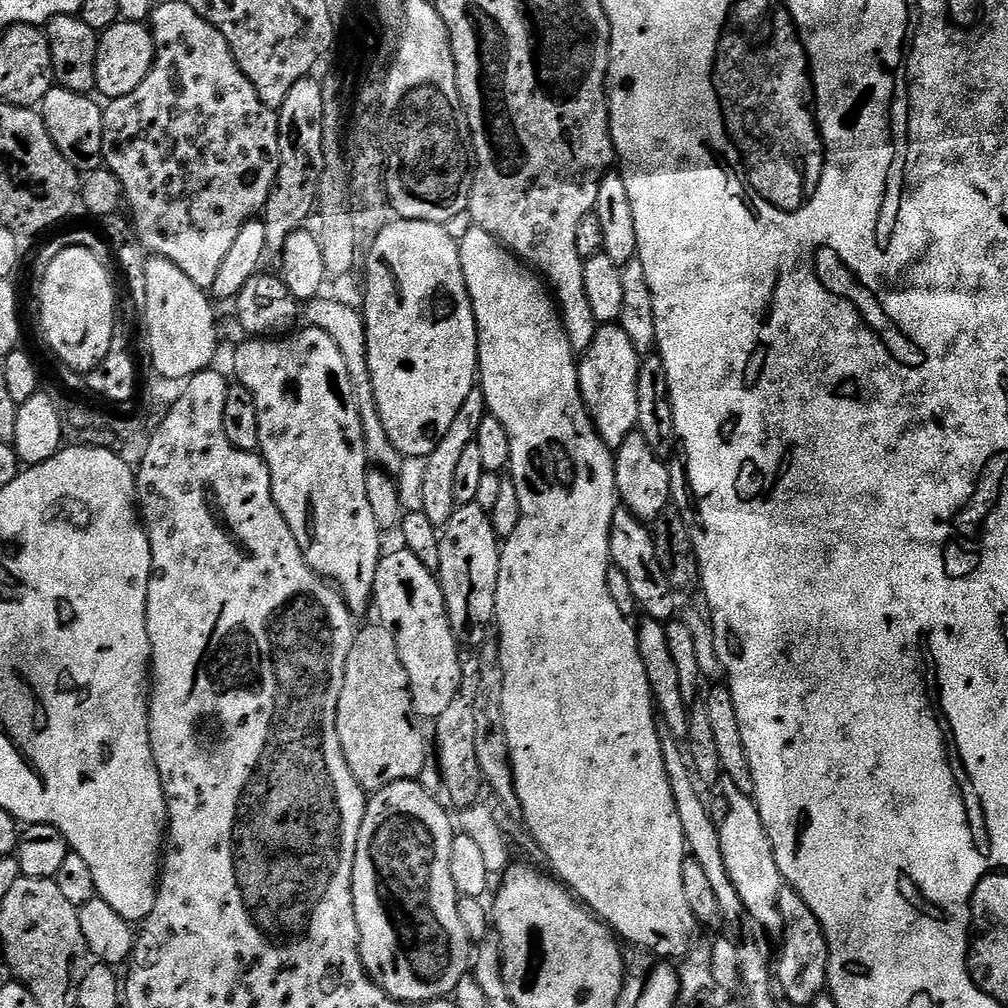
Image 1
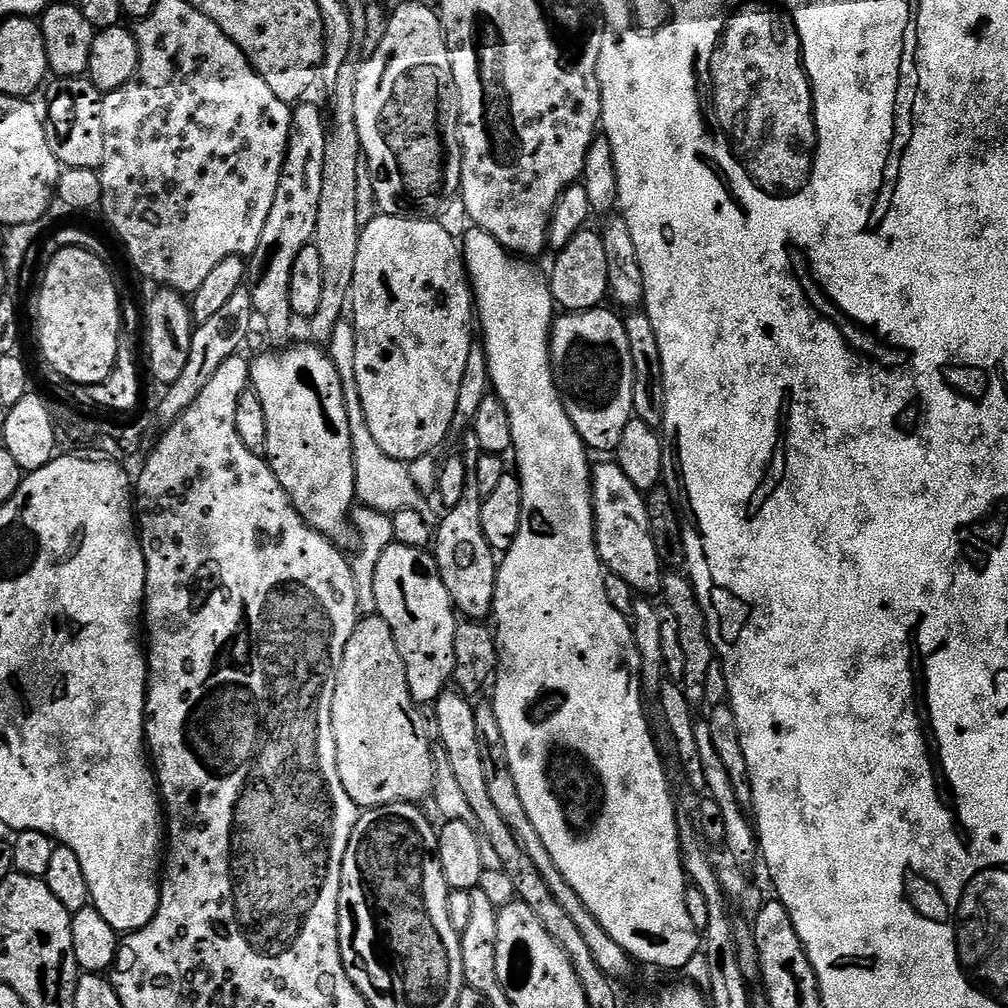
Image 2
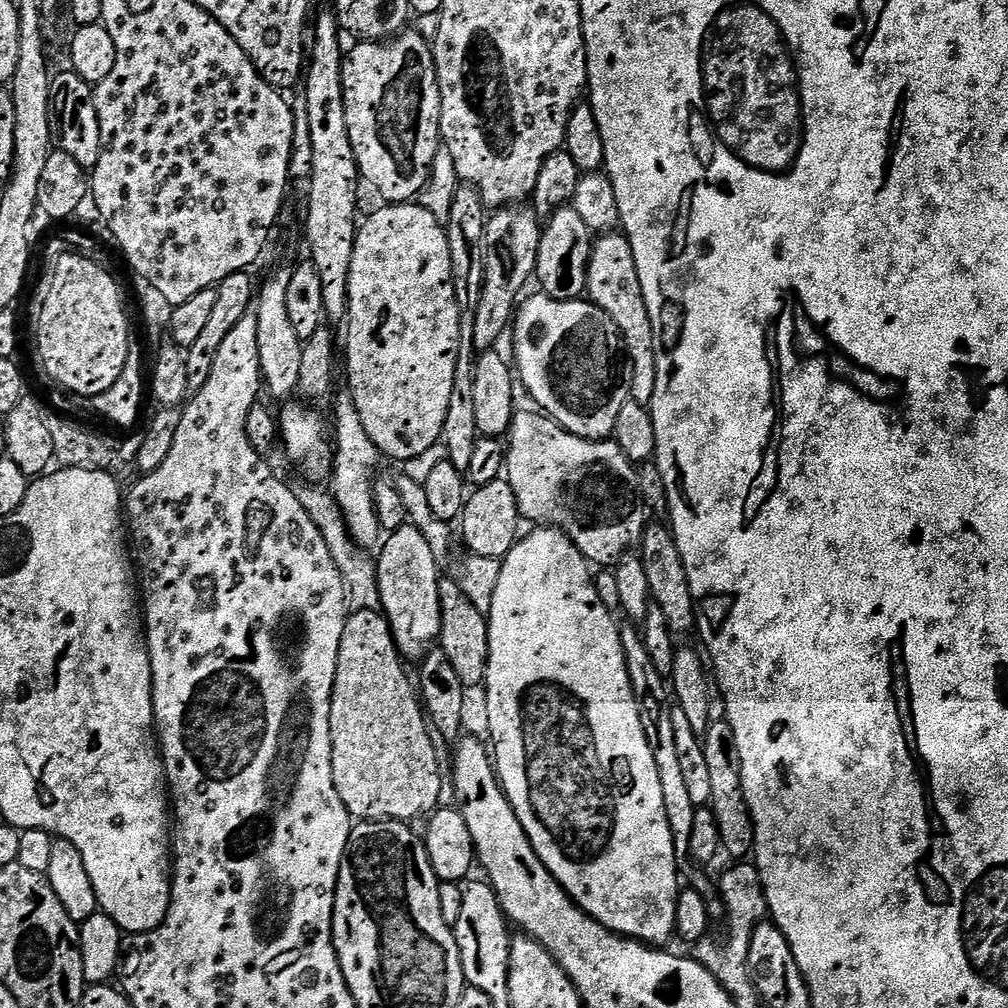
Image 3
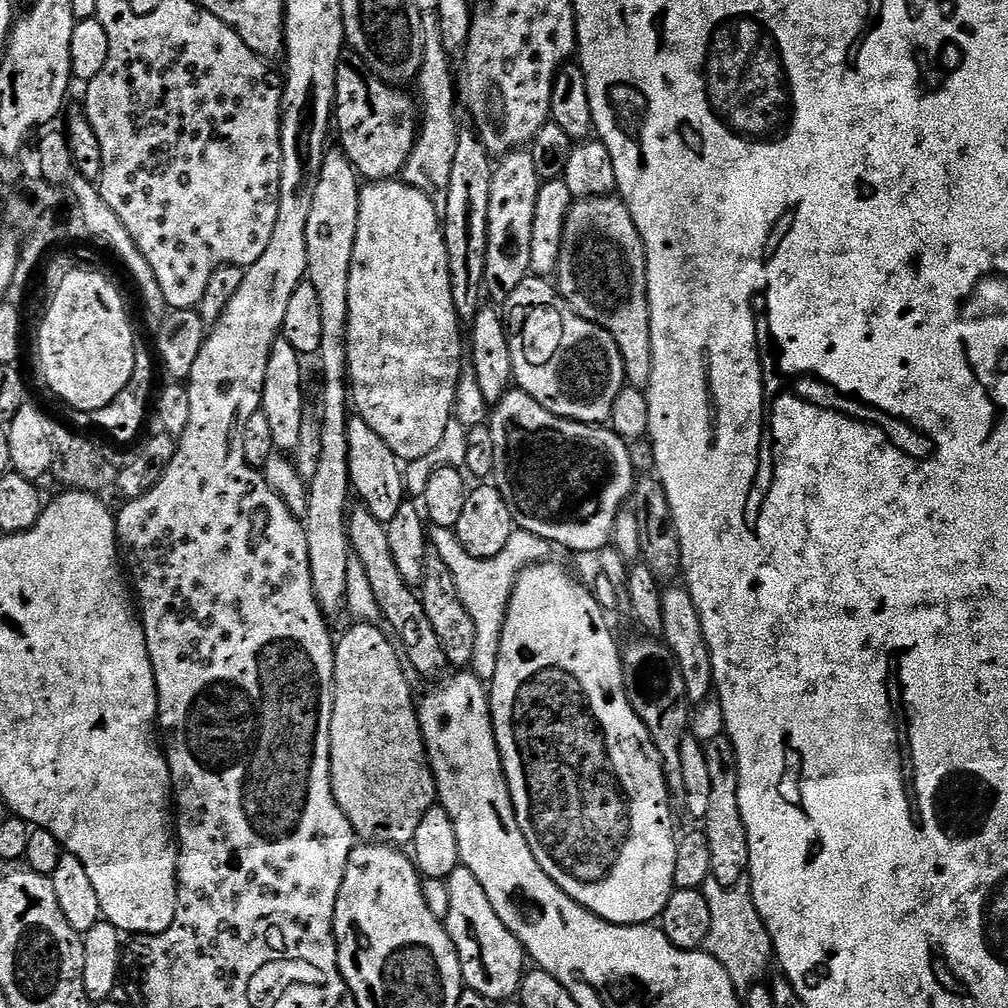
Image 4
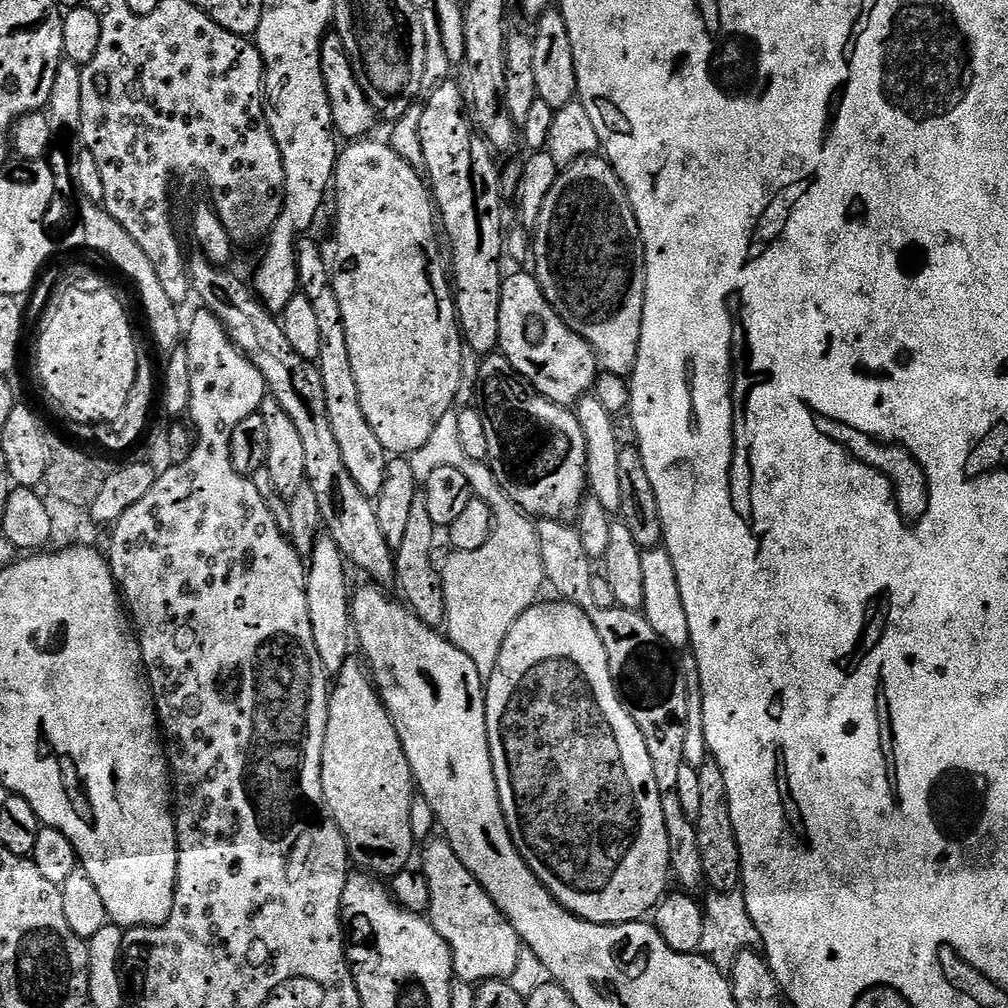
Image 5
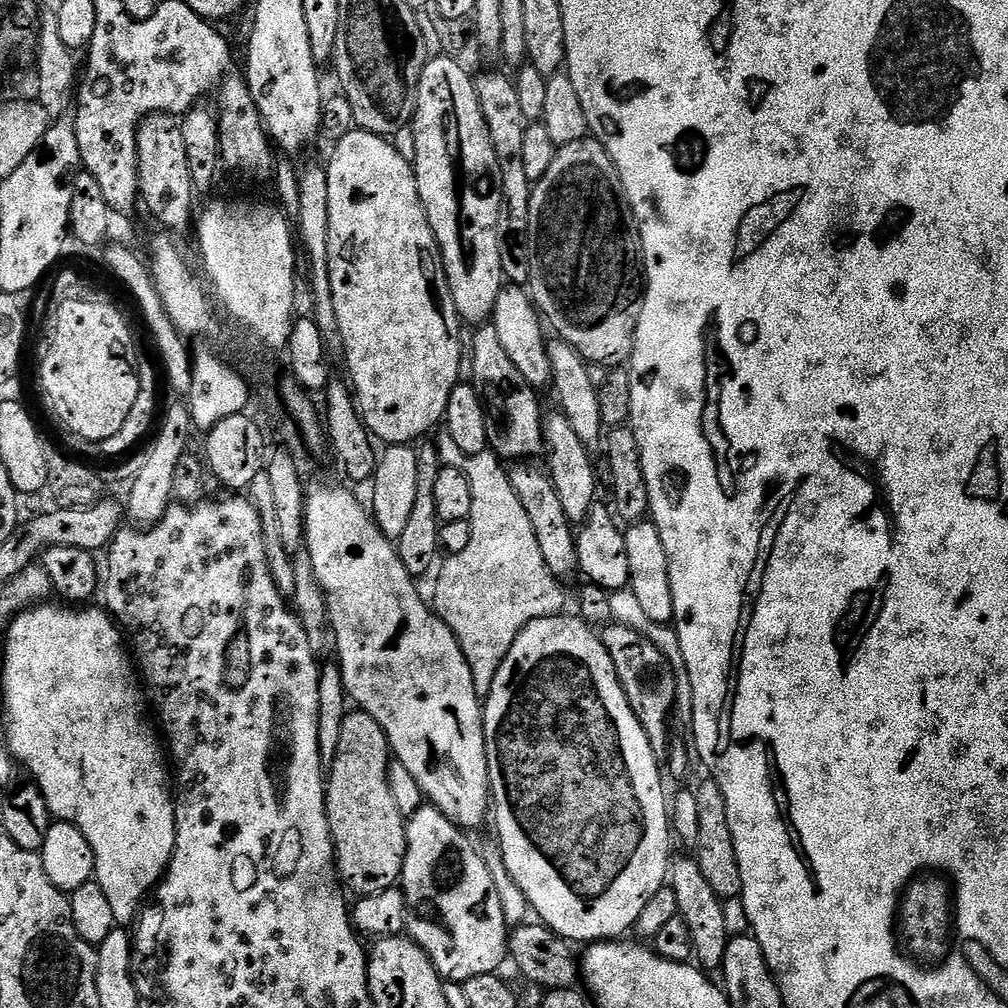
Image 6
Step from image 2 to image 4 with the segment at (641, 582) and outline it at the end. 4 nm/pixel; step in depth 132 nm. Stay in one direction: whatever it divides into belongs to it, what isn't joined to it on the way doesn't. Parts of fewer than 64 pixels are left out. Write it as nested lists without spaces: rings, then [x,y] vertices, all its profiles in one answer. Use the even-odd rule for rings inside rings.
[[[519,390],[508,391],[495,404],[491,412],[492,420],[489,419],[487,425],[490,434],[494,434],[494,470],[492,471],[492,476],[494,477],[496,489],[500,491],[502,498],[506,498],[506,506],[510,506],[510,514],[515,527],[521,532],[538,534],[538,538],[548,541],[549,545],[556,547],[557,544],[558,547],[569,548],[572,552],[592,552],[592,554],[598,554],[603,548],[609,547],[612,544],[614,522],[618,518],[620,511],[629,503],[632,490],[635,488],[638,479],[638,473],[630,462],[626,441],[619,434],[613,432],[611,427],[583,424],[577,420],[562,418],[558,414],[546,410],[546,406],[534,402],[534,398],[530,398],[530,394]]]

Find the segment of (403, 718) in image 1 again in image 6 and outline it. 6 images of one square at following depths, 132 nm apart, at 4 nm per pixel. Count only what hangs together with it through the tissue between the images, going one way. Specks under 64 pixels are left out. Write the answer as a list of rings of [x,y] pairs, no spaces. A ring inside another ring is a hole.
[[[359,710],[349,711],[342,722],[338,754],[326,776],[326,799],[328,825],[332,831],[332,849],[336,851],[336,874],[339,883],[349,893],[356,892],[357,897],[378,894],[387,888],[397,887],[402,874],[406,850],[406,817],[398,810],[398,806],[394,806],[394,794],[390,794],[389,763],[390,749],[382,726],[378,726],[378,722],[370,718],[370,714]]]

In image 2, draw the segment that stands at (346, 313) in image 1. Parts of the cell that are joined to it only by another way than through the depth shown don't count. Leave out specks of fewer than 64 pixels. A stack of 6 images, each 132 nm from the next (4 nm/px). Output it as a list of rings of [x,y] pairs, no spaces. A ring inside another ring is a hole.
[[[348,320],[340,321],[328,343],[328,353],[339,377],[342,379],[343,394],[346,398],[347,417],[350,418],[350,432],[352,449],[355,460],[355,490],[357,499],[369,508],[387,514],[395,514],[402,508],[413,508],[430,525],[435,525],[438,514],[435,513],[425,496],[435,495],[439,463],[435,455],[423,456],[409,465],[402,460],[390,458],[375,441],[366,422],[366,414],[362,409],[362,398],[358,389],[357,374],[355,371],[355,357],[357,354],[357,338],[355,325]],[[410,468],[410,470],[409,470]],[[412,482],[415,486],[412,486]],[[424,494],[424,495],[423,495]]]

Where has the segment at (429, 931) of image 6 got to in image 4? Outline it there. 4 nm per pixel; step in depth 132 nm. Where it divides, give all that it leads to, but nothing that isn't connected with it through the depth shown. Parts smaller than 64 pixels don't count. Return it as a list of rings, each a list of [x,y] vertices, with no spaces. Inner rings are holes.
[[[456,868],[447,881],[450,890],[450,914],[446,927],[460,959],[466,988],[477,991],[489,1002],[511,1001],[519,993],[526,975],[524,947],[514,934],[510,934],[510,930],[506,930],[502,918],[494,914],[494,906],[490,906],[486,890],[482,890],[478,878],[474,878],[468,868]]]

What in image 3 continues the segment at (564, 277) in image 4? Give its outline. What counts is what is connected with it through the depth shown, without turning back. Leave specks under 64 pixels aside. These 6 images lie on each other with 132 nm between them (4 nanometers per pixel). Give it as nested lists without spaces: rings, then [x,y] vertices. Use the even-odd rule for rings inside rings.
[[[604,234],[593,243],[592,258],[588,263],[586,296],[591,303],[597,304],[606,314],[610,314],[610,318],[618,326],[632,370],[630,399],[645,406],[651,405],[658,382],[656,328],[652,325],[654,312],[642,294],[642,282],[638,282],[638,266],[634,262],[634,250],[627,236]]]

